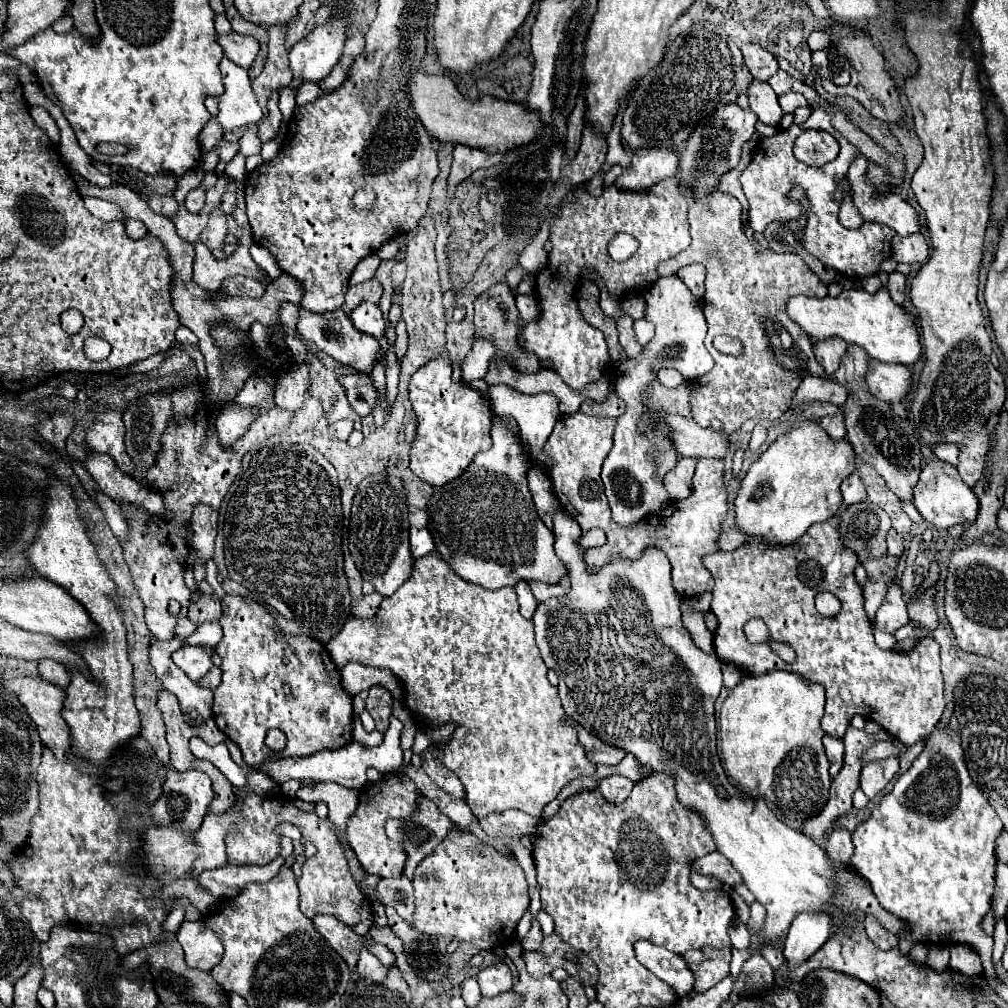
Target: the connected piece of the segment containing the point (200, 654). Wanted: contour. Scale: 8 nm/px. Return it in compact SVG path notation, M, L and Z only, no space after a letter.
M185 645L177 651L171 653L173 663L185 671L185 675L191 681L199 681L211 667L211 649L209 647L199 647L199 645Z

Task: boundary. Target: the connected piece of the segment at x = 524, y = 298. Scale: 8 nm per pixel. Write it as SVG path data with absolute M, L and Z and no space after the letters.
M537 293L517 295L517 309L519 309L519 321L523 321L523 325L527 321L533 321L539 315L539 297L537 297Z

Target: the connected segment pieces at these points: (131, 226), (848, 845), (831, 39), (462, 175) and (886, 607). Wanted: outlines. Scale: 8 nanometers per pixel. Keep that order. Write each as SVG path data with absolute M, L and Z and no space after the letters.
M133 219L125 221L125 227L127 227L127 235L131 239L141 239L141 237L147 235L147 227L143 223L139 223L139 221L133 221Z
M835 829L827 841L825 841L825 851L831 857L831 861L839 863L849 863L853 855L853 843L851 843L851 833L847 829Z
M815 31L815 33L811 33L809 35L809 39L807 39L807 43L809 43L809 47L811 47L811 51L819 51L819 49L827 49L831 43L835 43L837 41L837 37L835 35L831 35L831 33L827 33L827 31Z
M455 145L453 149L453 165L448 177L448 196L453 197L453 191L463 179L467 179L473 171L499 165L503 159L501 153L489 154L475 147Z
M893 581L887 589L887 595L885 595L881 607L877 609L875 627L879 631L885 631L885 633L895 633L907 621L909 621L909 617L907 617L907 607L905 607L905 601L903 601L901 587Z

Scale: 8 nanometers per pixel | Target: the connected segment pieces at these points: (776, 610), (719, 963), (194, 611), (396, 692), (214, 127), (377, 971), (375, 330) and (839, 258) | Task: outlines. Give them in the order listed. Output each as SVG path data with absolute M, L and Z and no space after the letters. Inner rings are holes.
M831 517L825 523L811 525L807 533L799 537L799 541L795 541L795 545L763 545L759 537L751 537L735 551L717 551L703 557L703 565L715 579L711 611L715 613L719 627L713 635L713 643L715 653L721 661L737 663L747 675L763 675L771 669L783 669L795 671L813 683L825 685L827 705L821 727L833 737L843 737L855 715L863 715L866 720L876 721L907 747L917 741L925 741L933 733L945 711L943 677L939 669L939 643L933 637L925 637L919 641L919 645L915 645L915 649L911 649L909 655L899 651L875 649L873 627L863 609L863 589L855 581L853 573L857 557L855 553L851 553L851 549L843 549L843 543L839 541L839 517ZM819 591L829 591L841 601L841 611L835 617L823 617L817 613L813 599ZM753 617L761 617L765 621L773 641L787 643L795 649L795 663L783 663L769 645L751 645L745 639L743 625Z
M701 949L707 961L699 965L687 965L691 973L695 973L695 991L705 991L717 985L721 979L729 975L731 949Z
M201 595L199 601L189 607L189 617L195 621L195 625L201 625L203 621L219 621L221 603L217 595Z
M347 663L341 669L341 684L344 689L347 689L351 696L361 693L361 691L368 691L373 685L380 684L397 701L403 697L403 685L397 681L397 677L389 671L377 669L377 667L365 667L359 663Z
M211 117L207 121L207 125L201 131L201 145L205 151L211 151L215 147L215 143L223 137L223 129L219 129L219 121L215 121L215 117Z
M367 949L361 951L359 963L357 963L357 971L361 977L369 977L373 981L383 981L387 977L387 967Z
M369 301L363 305L357 305L351 311L351 319L359 331L369 333L373 337L381 337L385 331L385 319L381 315L381 309L377 305L371 305Z
M815 107L811 117L805 123L807 123L807 129L825 129L825 131L833 133L841 145L839 157L823 167L811 167L811 165L797 161L793 155L793 143L799 137L799 133L803 133L803 127L795 125L795 123L785 131L777 131L773 137L761 139L751 163L745 167L745 171L739 177L743 193L749 201L749 225L755 233L763 233L765 227L773 221L789 221L789 217L799 217L799 205L795 205L793 201L787 199L787 193L791 191L793 183L799 183L811 201L807 227L803 229L805 249L813 257L817 257L823 265L843 273L849 279L873 275L873 273L877 273L881 263L891 257L891 239L893 239L895 231L889 229L887 225L879 225L879 223L871 223L871 221L863 221L863 225L855 231L845 229L837 219L839 207L843 201L835 201L837 193L841 191L841 183L847 177L847 169L849 169L851 161L855 157L861 157L863 153L833 127L831 115L827 109Z

